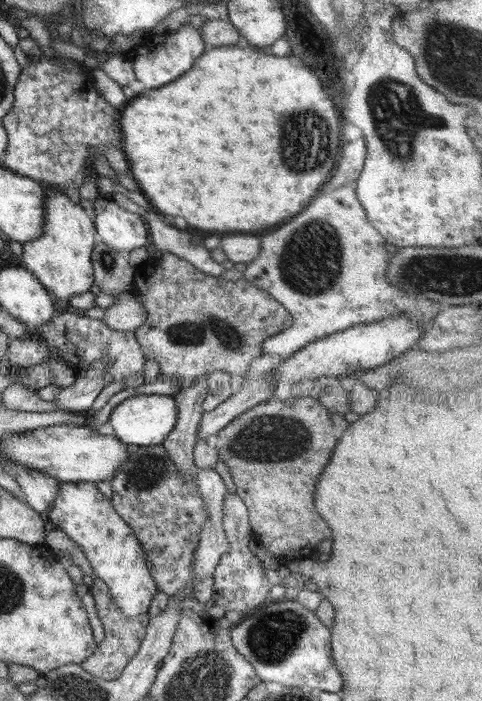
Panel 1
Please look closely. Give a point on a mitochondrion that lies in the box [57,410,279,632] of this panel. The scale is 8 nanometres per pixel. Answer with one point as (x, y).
(146, 472)

